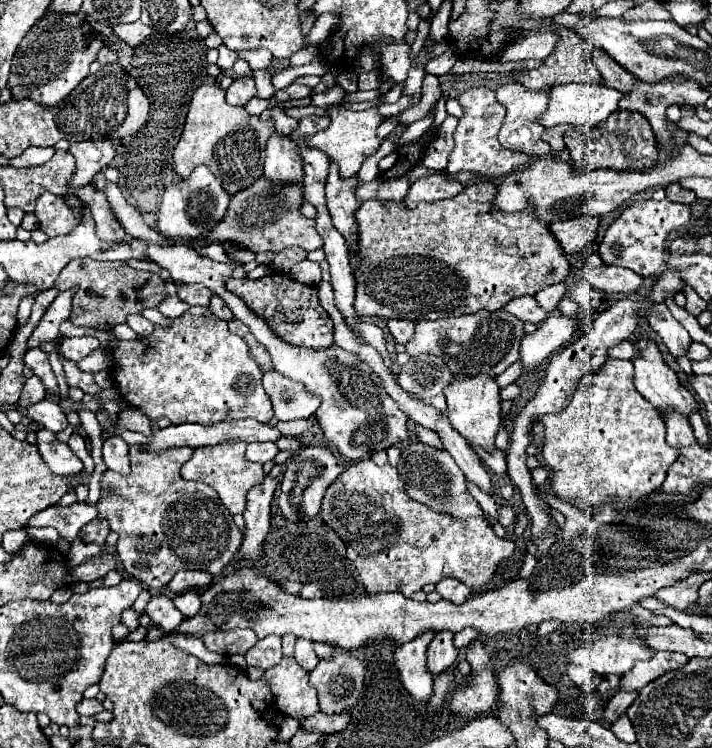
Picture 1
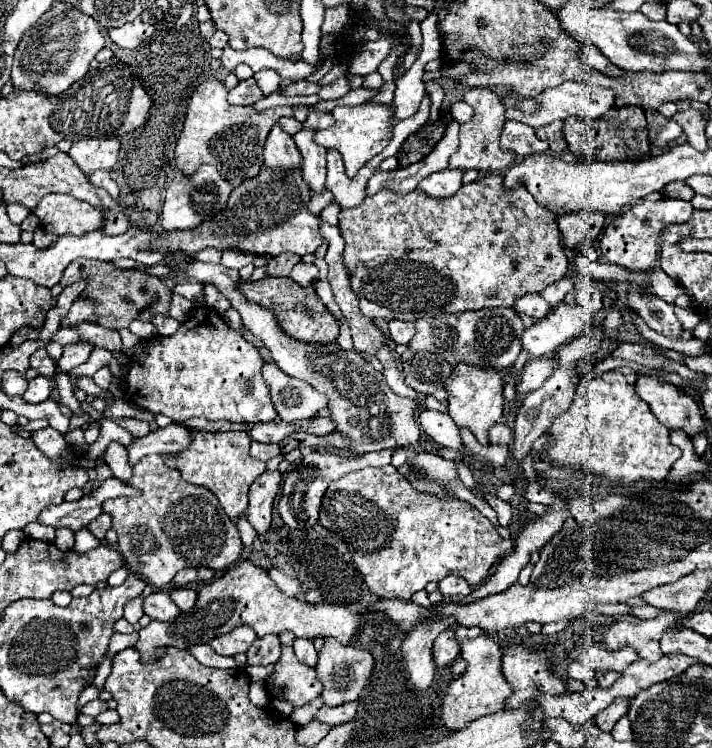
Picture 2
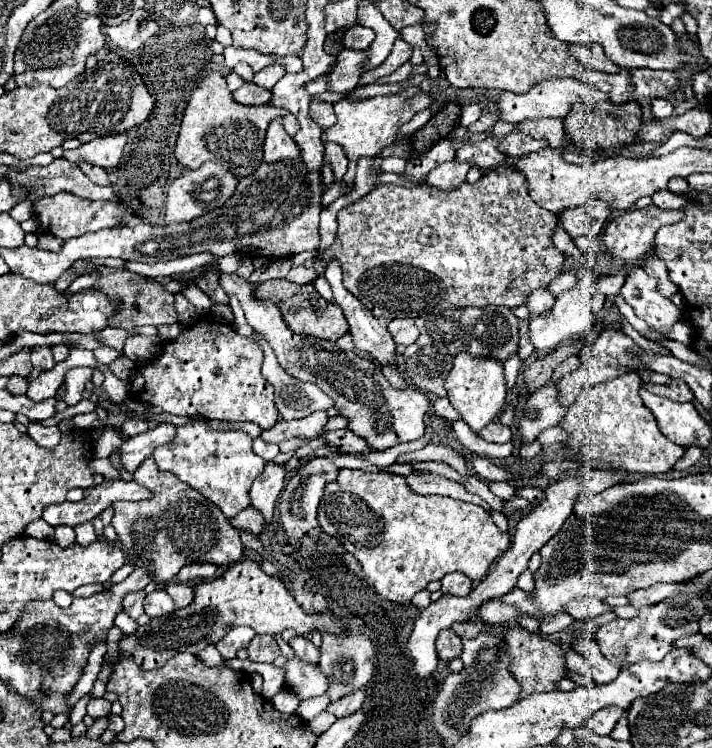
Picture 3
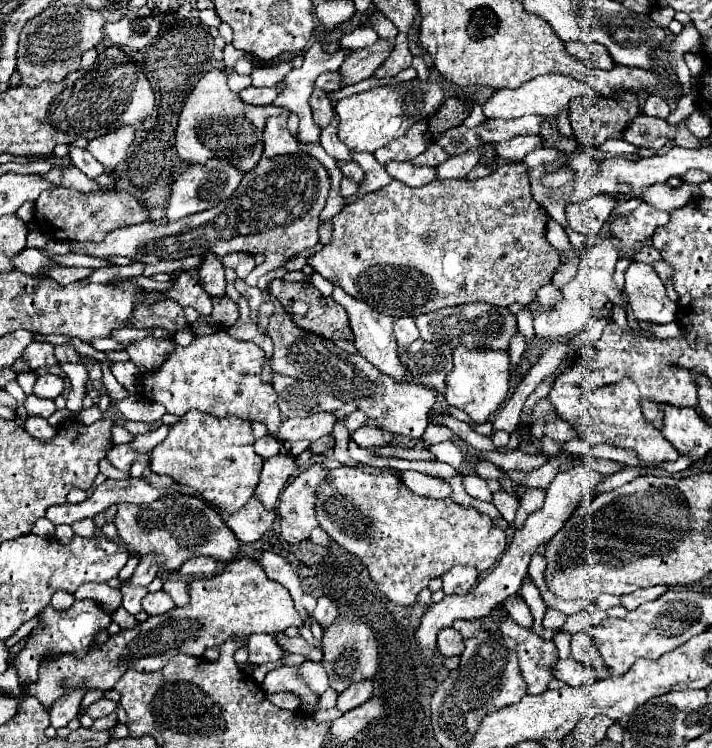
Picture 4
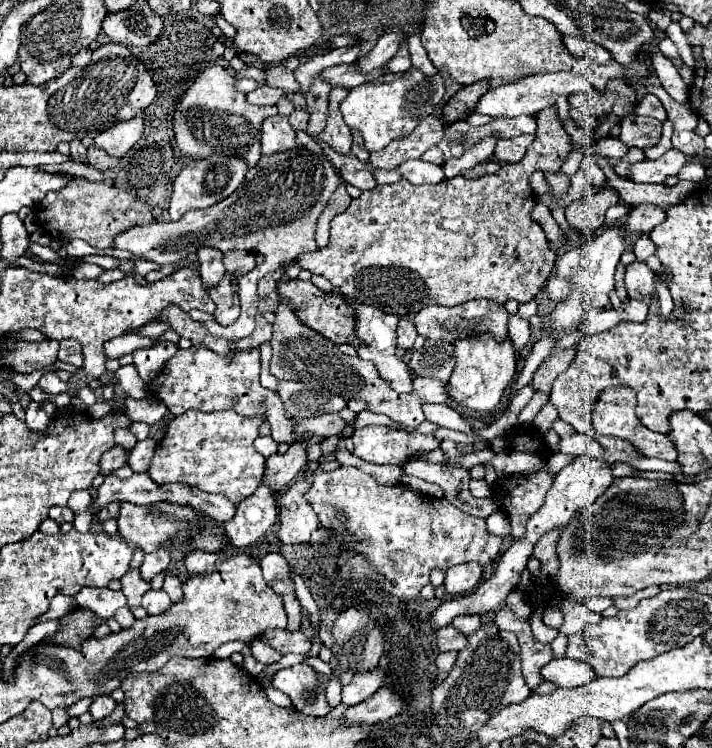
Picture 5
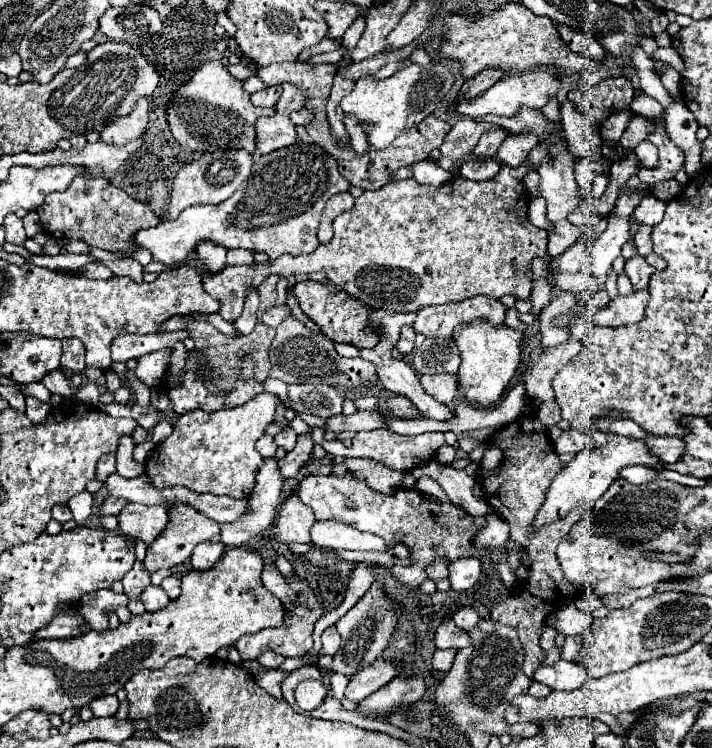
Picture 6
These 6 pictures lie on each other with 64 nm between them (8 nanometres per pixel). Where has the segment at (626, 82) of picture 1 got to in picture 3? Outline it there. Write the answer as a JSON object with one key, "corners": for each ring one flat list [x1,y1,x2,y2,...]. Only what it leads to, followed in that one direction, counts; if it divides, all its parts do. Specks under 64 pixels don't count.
{"corners":[[572,44,570,52,574,58,578,58,582,64,594,68,594,70,602,70,602,72,616,72,618,66,612,64,612,60,608,60,608,56,604,54,604,48,600,48,600,44]]}

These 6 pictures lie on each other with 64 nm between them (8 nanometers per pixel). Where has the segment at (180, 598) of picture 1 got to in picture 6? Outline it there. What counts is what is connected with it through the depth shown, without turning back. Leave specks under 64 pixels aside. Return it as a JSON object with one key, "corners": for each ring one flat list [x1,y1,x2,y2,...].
{"corners":[[176,576,164,578,160,586,162,586,164,592,170,596,170,600,176,600,176,598,180,596,180,578,176,578]]}

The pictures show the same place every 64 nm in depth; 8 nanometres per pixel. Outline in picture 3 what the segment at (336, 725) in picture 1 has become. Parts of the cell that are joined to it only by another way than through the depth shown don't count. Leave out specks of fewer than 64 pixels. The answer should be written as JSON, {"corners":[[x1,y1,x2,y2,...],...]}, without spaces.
{"corners":[[360,688,360,690,356,690,356,692,352,692,352,694,348,694,348,696,340,698,340,700,336,700,336,702,332,702,332,704,328,706,328,710,330,710,332,714,336,714,336,718,344,718,344,716,356,712,356,710,364,704,364,700,366,700,366,690]]}

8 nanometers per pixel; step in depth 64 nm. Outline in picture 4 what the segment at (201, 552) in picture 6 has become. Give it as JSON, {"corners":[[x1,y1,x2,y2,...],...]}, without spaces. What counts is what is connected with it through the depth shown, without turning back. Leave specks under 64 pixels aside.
{"corners":[[196,556,180,566,180,576,212,576,216,572,216,560,208,556]]}

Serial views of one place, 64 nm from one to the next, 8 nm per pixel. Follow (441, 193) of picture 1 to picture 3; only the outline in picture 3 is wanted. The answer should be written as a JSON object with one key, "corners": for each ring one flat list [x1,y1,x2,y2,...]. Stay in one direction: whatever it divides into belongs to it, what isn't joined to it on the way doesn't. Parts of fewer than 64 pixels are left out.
{"corners":[[458,160,444,162,440,168,434,168,426,176,426,184,436,186,440,190,452,190,466,180,466,174,470,168,472,168,472,164,458,164]]}

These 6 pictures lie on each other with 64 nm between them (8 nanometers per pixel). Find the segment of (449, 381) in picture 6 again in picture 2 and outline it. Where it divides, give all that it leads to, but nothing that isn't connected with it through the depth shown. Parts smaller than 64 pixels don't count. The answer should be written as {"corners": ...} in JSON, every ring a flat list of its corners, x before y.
{"corners":[[182,252,168,256,166,262,174,266,174,274,178,278,192,278,202,284,204,282,214,284,232,302,232,308,240,312,242,324,250,328,258,338,264,340,266,348,270,350,274,362,278,364,282,372,312,384,316,390,320,390,322,394,330,398,328,408,332,412,332,420,336,422,336,430,352,438,354,454,364,454,370,450,384,450,384,448,400,448,400,446,408,448,420,440,422,430,420,430,420,424,416,424,416,412,420,412,422,404,418,400,394,394,390,386,386,384,382,372,372,368,372,364,368,364,358,352,346,352,336,342,308,344,302,340,294,340,292,336,282,332,276,316,268,312,268,308,252,304,238,290,242,282,238,276,238,270,228,270,222,264,206,264,198,260,188,260,188,256]]}

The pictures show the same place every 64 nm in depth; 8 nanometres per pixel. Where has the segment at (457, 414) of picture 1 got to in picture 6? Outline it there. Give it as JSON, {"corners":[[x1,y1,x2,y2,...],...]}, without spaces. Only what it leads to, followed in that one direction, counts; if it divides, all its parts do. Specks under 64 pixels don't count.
{"corners":[[472,320,470,324,456,326,454,340,462,358,458,380,460,390,464,390,464,398,474,406,492,406,502,396,520,366,522,332,508,328,506,324,494,326,488,320]]}

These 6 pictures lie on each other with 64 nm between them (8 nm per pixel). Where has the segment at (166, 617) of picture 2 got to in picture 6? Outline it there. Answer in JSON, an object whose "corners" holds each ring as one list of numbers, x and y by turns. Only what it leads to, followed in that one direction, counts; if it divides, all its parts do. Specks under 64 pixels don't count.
{"corners":[[150,584,150,586,142,592,140,600,144,602,144,606,146,606,148,612,158,612,158,610,162,610,162,608,170,602,168,594,164,594,164,590,162,590,160,586,154,586,154,584]]}

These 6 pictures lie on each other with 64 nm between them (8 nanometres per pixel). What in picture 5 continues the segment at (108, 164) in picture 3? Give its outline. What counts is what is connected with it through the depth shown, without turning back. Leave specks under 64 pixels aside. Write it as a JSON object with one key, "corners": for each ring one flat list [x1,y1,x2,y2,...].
{"corners":[[138,112,132,120,122,120,120,124,114,124,106,132,98,134,94,138,94,144,98,148,104,148,108,154,122,158,142,136,144,130,144,112]]}

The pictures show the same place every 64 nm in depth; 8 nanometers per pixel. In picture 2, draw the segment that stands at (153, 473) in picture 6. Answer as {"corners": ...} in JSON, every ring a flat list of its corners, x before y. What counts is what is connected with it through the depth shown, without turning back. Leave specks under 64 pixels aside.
{"corners":[[194,432,192,444,172,454,166,462,170,468,174,466,188,484,208,488,218,498,224,512,230,518,238,518,248,508,250,484,266,470,264,462,250,456,250,442,252,438,246,432]]}

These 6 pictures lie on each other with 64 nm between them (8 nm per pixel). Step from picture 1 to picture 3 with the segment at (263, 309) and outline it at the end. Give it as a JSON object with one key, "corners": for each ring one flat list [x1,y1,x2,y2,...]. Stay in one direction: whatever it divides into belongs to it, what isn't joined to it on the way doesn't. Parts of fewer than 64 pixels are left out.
{"corners":[[268,280,260,286,256,286,256,296,272,300,282,310,284,320,290,326,290,330,296,334,318,336,318,338,332,340,332,342,336,342,340,336,348,334,348,322,344,320,342,308,336,304,328,304,328,300,320,298,312,284,298,286,298,284,292,284,288,280]]}

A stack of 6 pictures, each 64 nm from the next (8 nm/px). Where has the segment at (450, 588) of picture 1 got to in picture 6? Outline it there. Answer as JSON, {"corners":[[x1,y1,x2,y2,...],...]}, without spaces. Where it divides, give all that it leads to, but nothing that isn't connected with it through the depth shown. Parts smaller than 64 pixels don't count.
{"corners":[[464,558,464,560,456,560,448,566,450,576,448,580,452,582,452,590,468,590,472,588,478,578,480,578,480,560,472,560,472,558]]}

